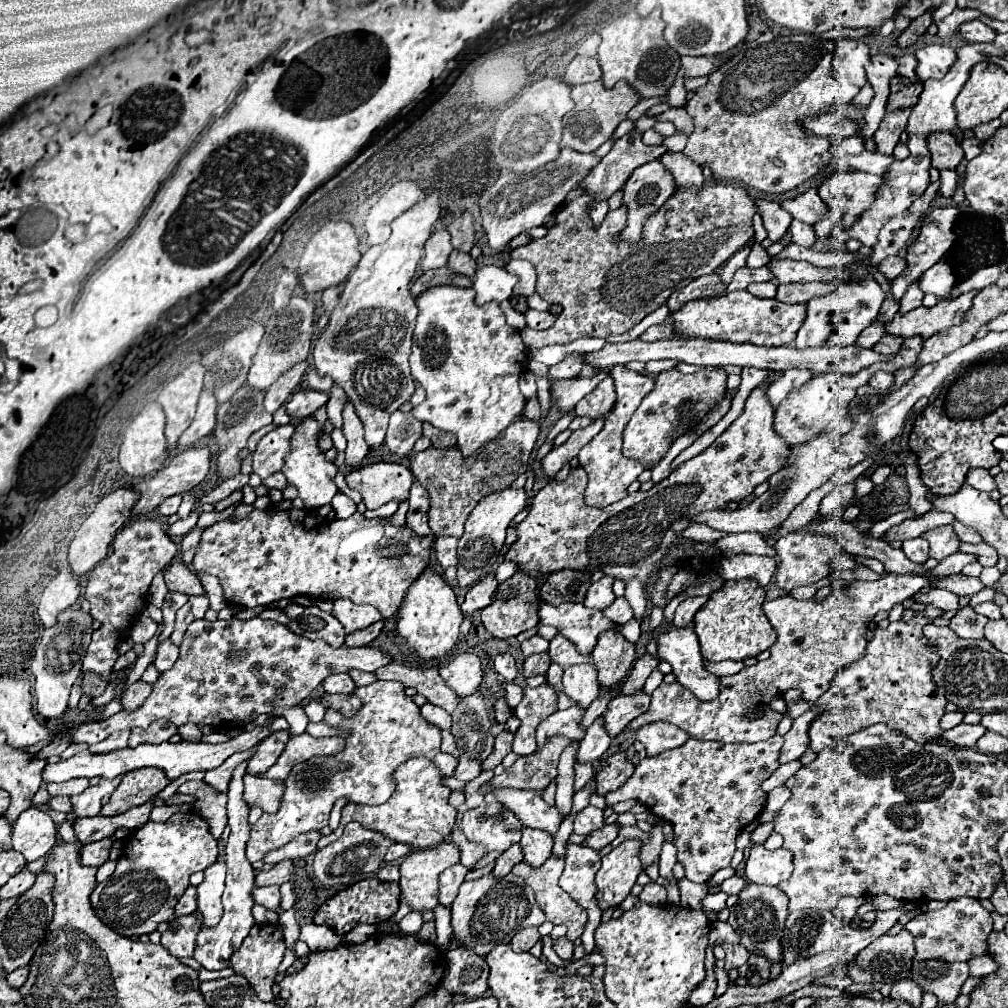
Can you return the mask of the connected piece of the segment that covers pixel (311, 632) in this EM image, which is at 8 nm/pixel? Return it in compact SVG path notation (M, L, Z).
M316 605L304 609L304 613L288 623L290 631L294 631L300 637L306 639L324 639L330 647L342 647L344 645L344 629L342 623L332 617L330 613L318 609Z

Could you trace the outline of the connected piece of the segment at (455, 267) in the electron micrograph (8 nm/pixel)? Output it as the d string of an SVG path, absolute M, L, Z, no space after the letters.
M452 251L450 259L448 259L448 267L456 273L462 273L466 277L472 277L476 273L476 261L470 257L470 253L460 253L460 251Z

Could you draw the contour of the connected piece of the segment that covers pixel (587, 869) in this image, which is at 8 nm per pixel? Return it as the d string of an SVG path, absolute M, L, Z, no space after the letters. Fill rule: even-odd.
M566 845L566 869L560 877L560 887L586 909L588 923L582 933L584 955L594 953L594 929L602 919L602 911L596 903L597 888L594 882L596 871L600 869L600 855L584 845Z

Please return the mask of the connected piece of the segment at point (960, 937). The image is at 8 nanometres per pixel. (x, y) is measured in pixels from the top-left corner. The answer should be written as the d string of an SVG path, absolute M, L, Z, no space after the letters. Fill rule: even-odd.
M958 897L946 903L944 909L928 911L904 925L914 935L916 955L912 961L912 979L938 997L940 1003L954 1003L970 975L968 961L988 953L988 935L992 933L992 917L978 899Z

